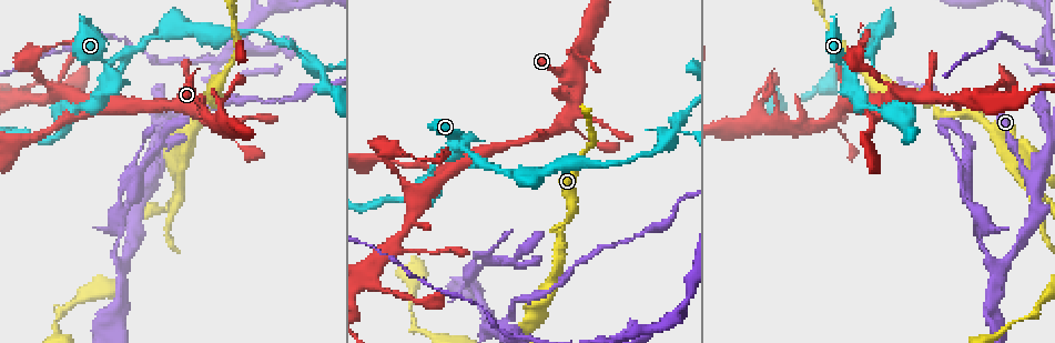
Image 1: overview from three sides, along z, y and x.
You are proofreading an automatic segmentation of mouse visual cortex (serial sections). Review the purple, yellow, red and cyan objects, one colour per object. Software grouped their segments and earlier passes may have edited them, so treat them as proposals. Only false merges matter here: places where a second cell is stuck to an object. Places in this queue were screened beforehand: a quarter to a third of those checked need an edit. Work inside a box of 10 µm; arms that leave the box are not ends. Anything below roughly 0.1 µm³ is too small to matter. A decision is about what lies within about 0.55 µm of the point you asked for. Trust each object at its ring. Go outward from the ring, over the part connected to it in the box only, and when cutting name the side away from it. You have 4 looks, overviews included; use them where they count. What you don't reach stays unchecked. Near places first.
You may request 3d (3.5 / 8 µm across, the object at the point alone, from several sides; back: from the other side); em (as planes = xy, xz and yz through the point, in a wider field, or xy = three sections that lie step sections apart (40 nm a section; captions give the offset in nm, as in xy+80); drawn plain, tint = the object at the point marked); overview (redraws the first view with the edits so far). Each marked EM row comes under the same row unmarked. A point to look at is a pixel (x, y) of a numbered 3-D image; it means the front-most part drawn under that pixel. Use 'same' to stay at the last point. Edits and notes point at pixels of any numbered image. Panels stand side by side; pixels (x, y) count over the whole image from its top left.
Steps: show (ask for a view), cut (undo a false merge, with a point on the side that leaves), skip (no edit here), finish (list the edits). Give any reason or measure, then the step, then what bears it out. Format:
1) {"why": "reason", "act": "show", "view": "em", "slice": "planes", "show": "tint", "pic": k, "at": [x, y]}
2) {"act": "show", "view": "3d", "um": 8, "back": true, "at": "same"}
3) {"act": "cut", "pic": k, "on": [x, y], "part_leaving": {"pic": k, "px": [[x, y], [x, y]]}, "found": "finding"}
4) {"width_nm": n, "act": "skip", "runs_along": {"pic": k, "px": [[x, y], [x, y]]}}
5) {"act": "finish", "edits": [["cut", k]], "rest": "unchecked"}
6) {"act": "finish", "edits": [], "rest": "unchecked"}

{"why": "narrows sharply", "act": "show", "view": "3d", "um": 3.5, "pic": 1, "at": [48, 83]}

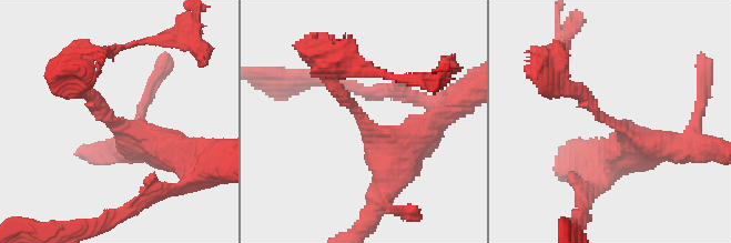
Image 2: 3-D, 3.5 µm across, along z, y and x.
{"why": "need the tissue", "act": "show", "view": "em", "slice": "planes", "show": "tint", "pic": 2, "at": [115, 118]}

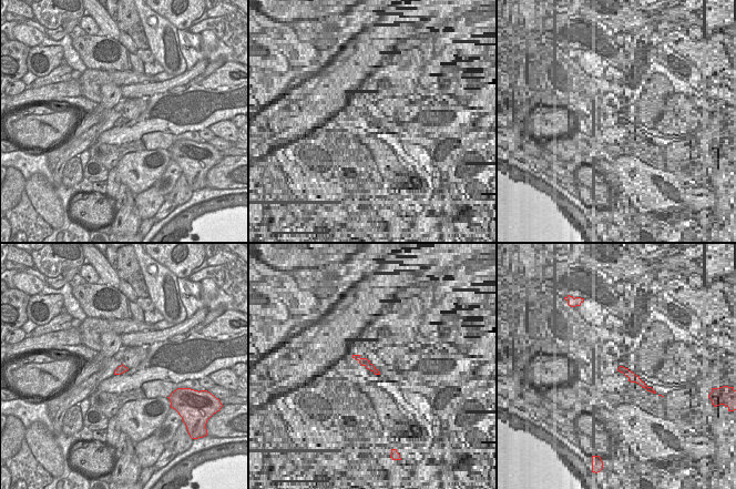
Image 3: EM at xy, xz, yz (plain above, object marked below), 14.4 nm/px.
{"width_nm": 120, "act": "cut", "pic": 2, "on": [584, 91], "part_leaving": {"pic": 2, "px": [[601, 117], [550, 76], [559, 54]]}, "found": "a second cell is stuck on"}

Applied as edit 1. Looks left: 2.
{"act": "show", "view": "3d", "um": 3.5, "pic": 1, "at": [372, 159]}

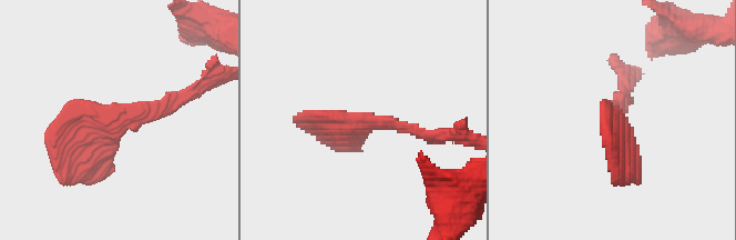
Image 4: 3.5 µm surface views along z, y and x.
{"act": "show", "view": "em", "slice": "xy", "step": 3, "show": "tint", "pic": 4, "at": [365, 122]}

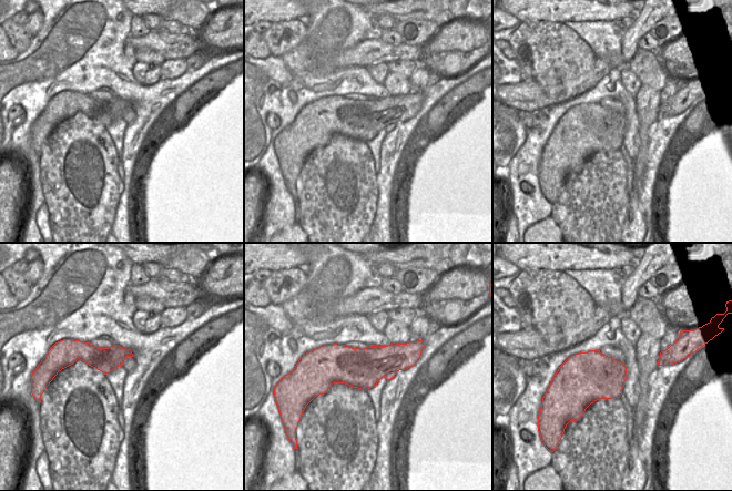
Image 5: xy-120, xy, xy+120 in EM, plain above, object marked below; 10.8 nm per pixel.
{"arm_widths_nm": [150, 250, 250, 250], "act": "skip", "found": "continuous, no second cell"}

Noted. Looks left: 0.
{"act": "finish", "edits": [["cut", 2]], "rest": "unchecked"}

